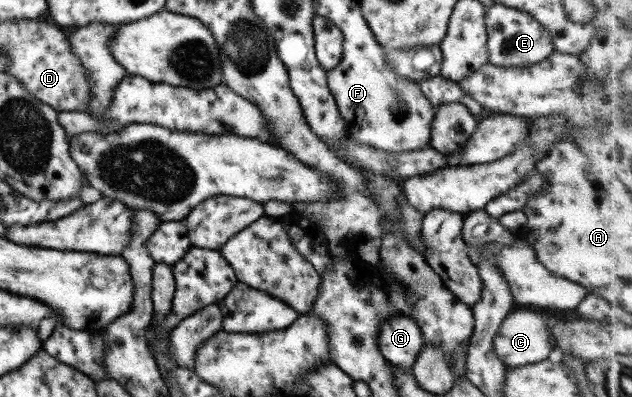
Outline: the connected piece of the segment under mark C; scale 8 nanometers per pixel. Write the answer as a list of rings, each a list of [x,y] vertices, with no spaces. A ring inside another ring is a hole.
[[[516,308],[506,315],[492,342],[498,359],[507,367],[521,367],[542,362],[549,358],[549,354],[554,349],[548,317],[536,312],[524,312],[524,310],[516,312]]]

